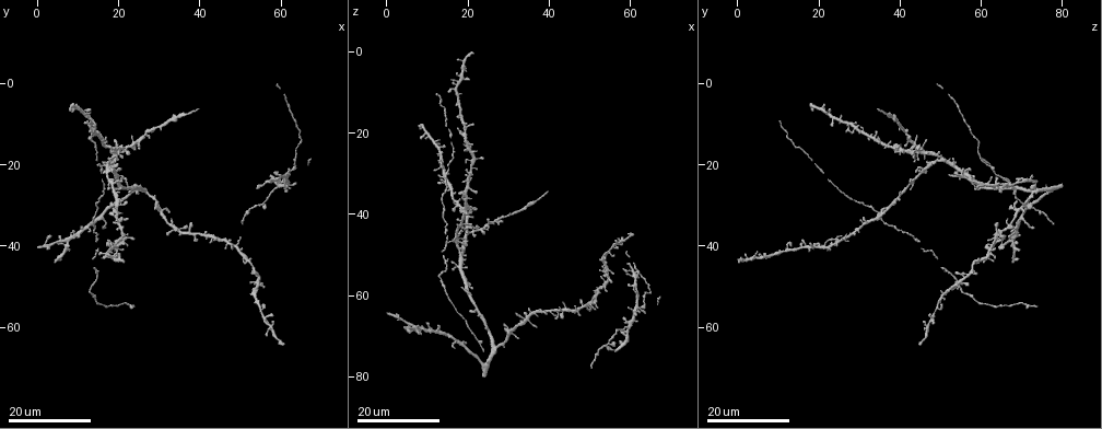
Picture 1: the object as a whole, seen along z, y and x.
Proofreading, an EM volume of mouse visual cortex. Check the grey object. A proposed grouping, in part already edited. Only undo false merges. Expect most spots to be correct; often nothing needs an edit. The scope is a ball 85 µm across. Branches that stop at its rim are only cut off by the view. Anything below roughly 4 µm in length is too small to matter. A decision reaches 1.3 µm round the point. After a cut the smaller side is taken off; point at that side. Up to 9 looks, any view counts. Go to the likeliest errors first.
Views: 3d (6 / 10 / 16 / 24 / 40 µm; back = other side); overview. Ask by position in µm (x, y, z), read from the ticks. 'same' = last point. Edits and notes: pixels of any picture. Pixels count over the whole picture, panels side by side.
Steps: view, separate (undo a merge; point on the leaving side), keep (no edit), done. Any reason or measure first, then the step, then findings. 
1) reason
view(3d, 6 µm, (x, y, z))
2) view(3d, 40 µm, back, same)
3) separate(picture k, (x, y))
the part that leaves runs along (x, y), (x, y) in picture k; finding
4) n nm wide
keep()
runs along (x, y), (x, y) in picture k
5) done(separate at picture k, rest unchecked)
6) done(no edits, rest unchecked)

thin neck
view(3d, 24 µm, (19.5, 30.0, 36.0))

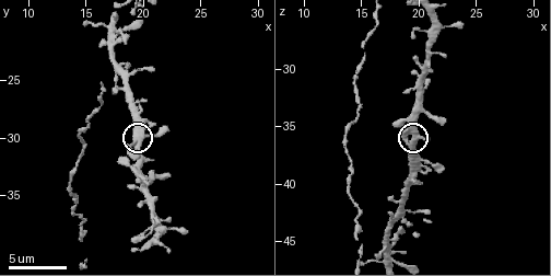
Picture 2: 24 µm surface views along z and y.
view(3d, 10 µm, (19.0, 30.6, 36.4))

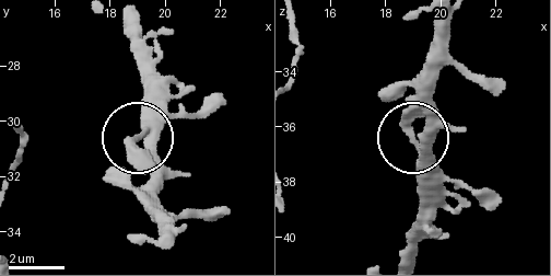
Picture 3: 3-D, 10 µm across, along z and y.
keep()
all the same neuron

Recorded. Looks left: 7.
three arms meet
view(3d, 24 µm, (54.5, 29.5, 71.0))

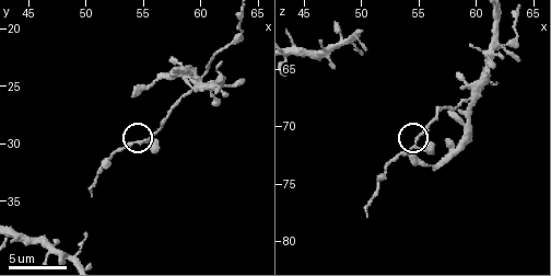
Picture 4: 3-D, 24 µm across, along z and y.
view(3d, 6 µm, (54.6, 29.8, 71.2))

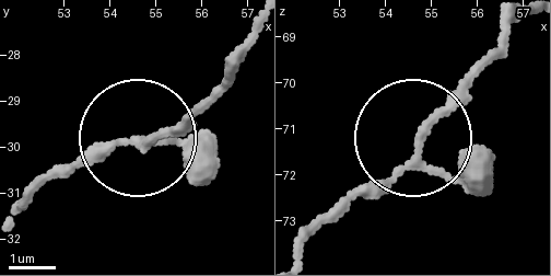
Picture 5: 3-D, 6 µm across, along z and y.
130 nm wide
keep()
one neuron here

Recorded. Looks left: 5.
looks like a crossing
view(3d, 10 µm, (49.2, 39.6, 62.6))

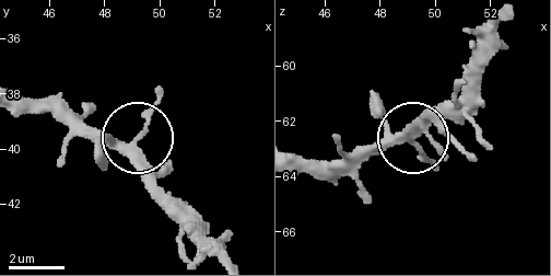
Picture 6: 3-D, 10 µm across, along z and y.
keep()
runs along (295, 165), (351, 163), (387, 139), (408, 137), (441, 104) in picture 6; one neuron here

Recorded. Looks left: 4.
thin neck
view(3d, 16 µm, (55.0, 55.5, 48.0))

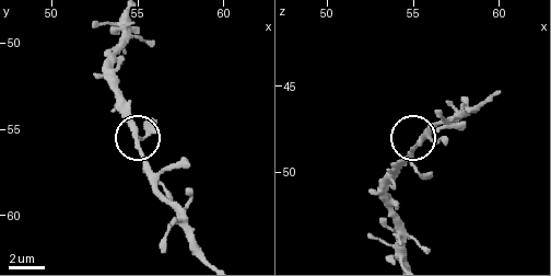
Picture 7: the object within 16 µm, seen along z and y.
view(3d, 10 µm, (54.9, 55.9, 48.7))

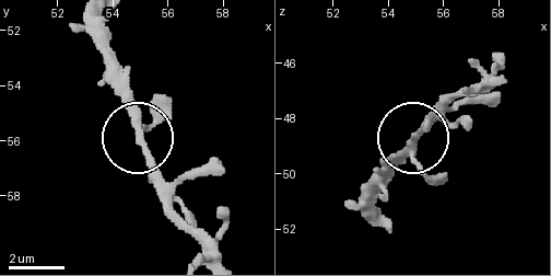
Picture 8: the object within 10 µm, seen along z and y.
3 arms
keep()
runs along (380, 217), (378, 182), (446, 106) in picture 8; continuous, no second neuron

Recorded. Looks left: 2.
done(no edits, rest unchecked)

